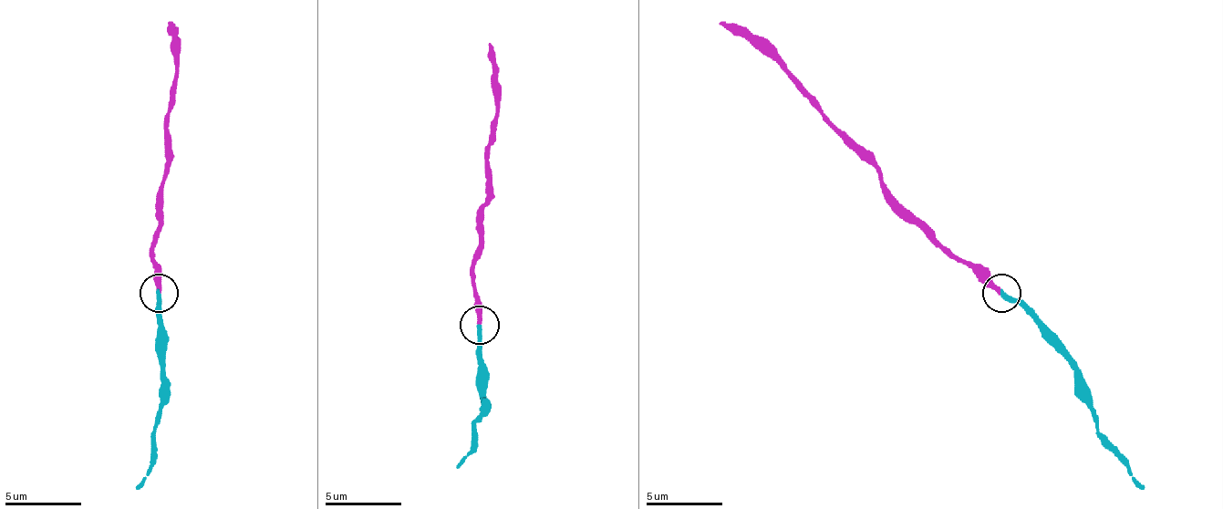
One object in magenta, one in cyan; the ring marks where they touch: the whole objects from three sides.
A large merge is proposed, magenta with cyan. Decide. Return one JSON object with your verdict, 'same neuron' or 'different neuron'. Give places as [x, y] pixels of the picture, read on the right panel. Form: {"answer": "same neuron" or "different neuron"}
{"answer": "same neuron"}

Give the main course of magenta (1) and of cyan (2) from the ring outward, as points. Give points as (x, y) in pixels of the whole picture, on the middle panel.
1: (481, 322), (472, 257), (488, 195), (495, 99), (488, 42)
2: (481, 326), (481, 395), (472, 453), (457, 468)

